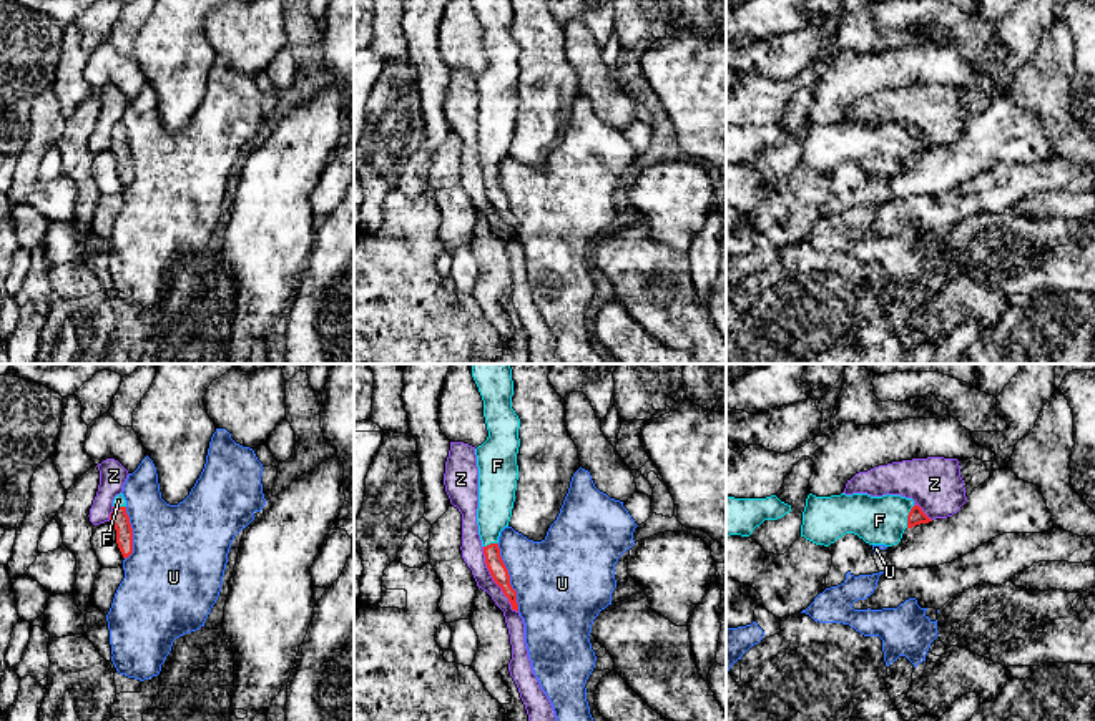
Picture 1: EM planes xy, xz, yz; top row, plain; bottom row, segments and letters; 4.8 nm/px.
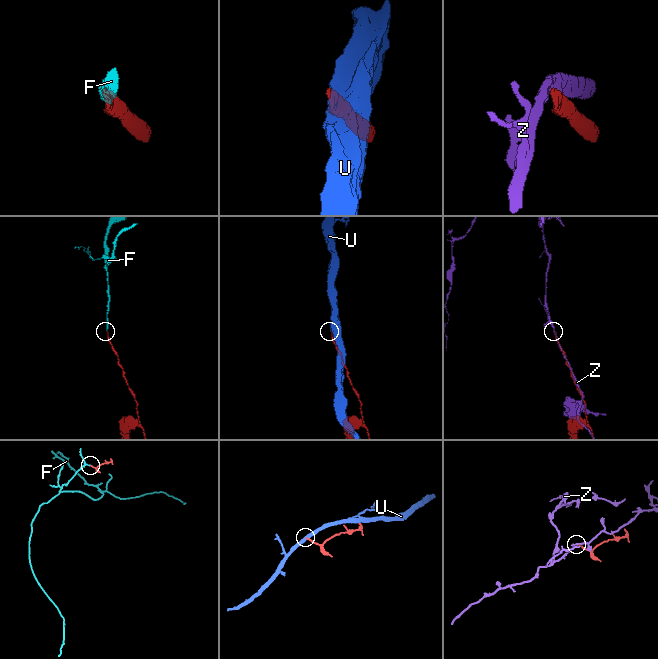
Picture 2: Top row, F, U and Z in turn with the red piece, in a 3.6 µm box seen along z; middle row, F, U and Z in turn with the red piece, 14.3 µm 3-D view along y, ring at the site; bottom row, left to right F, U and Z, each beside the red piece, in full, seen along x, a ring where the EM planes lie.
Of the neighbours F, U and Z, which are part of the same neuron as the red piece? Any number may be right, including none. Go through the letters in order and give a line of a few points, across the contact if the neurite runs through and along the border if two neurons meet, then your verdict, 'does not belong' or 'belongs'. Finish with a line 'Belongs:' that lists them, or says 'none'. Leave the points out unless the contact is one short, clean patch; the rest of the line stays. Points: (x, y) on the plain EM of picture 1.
F: yz (916, 143), (908, 145), (886, 145), (879, 148) | belongs
U: does not belong
Z: does not belong
Belongs: F

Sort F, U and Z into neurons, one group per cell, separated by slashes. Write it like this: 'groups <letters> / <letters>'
groups F / U / Z

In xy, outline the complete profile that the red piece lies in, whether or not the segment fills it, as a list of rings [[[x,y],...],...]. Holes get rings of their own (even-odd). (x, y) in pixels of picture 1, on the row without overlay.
[[[123,121],[116,123],[113,128],[110,151],[116,158],[116,171],[123,186],[128,186],[133,181],[133,156],[126,141],[126,128]]]

